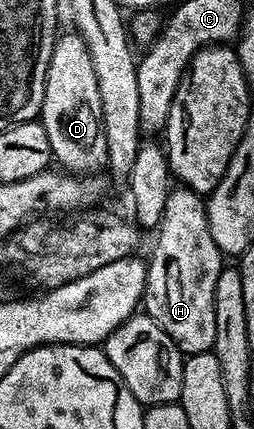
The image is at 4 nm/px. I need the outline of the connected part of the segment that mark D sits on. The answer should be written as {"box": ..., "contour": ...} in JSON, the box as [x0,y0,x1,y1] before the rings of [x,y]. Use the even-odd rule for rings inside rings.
{"box":[39,30,107,175],"contour":[[[68,30],[55,42],[50,66],[46,74],[45,94],[39,121],[45,126],[52,159],[64,171],[72,175],[96,175],[107,165],[104,114],[101,109],[101,94],[97,87],[97,76],[85,42],[79,33]]]}

